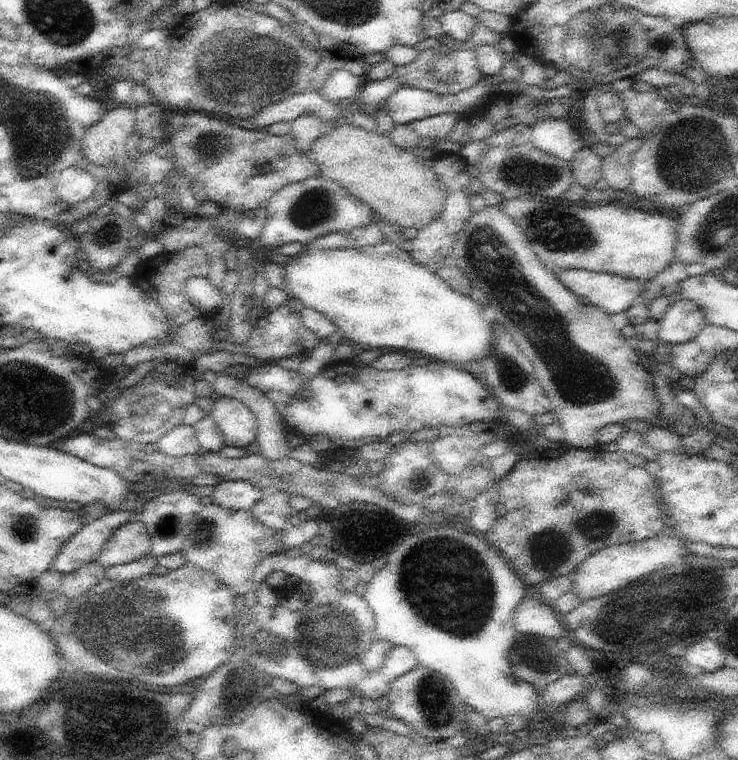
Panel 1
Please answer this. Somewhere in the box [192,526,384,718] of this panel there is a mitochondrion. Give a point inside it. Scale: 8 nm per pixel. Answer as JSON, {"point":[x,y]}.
{"point":[328,637]}

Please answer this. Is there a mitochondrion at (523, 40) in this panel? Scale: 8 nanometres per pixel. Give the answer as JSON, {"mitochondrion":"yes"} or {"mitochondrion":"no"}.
{"mitochondrion":"no"}

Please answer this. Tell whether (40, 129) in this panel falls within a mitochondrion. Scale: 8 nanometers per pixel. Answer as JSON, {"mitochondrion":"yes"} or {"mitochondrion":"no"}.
{"mitochondrion":"yes"}

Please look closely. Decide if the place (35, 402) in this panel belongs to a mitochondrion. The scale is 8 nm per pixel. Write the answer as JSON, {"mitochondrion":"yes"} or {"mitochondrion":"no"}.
{"mitochondrion":"yes"}

